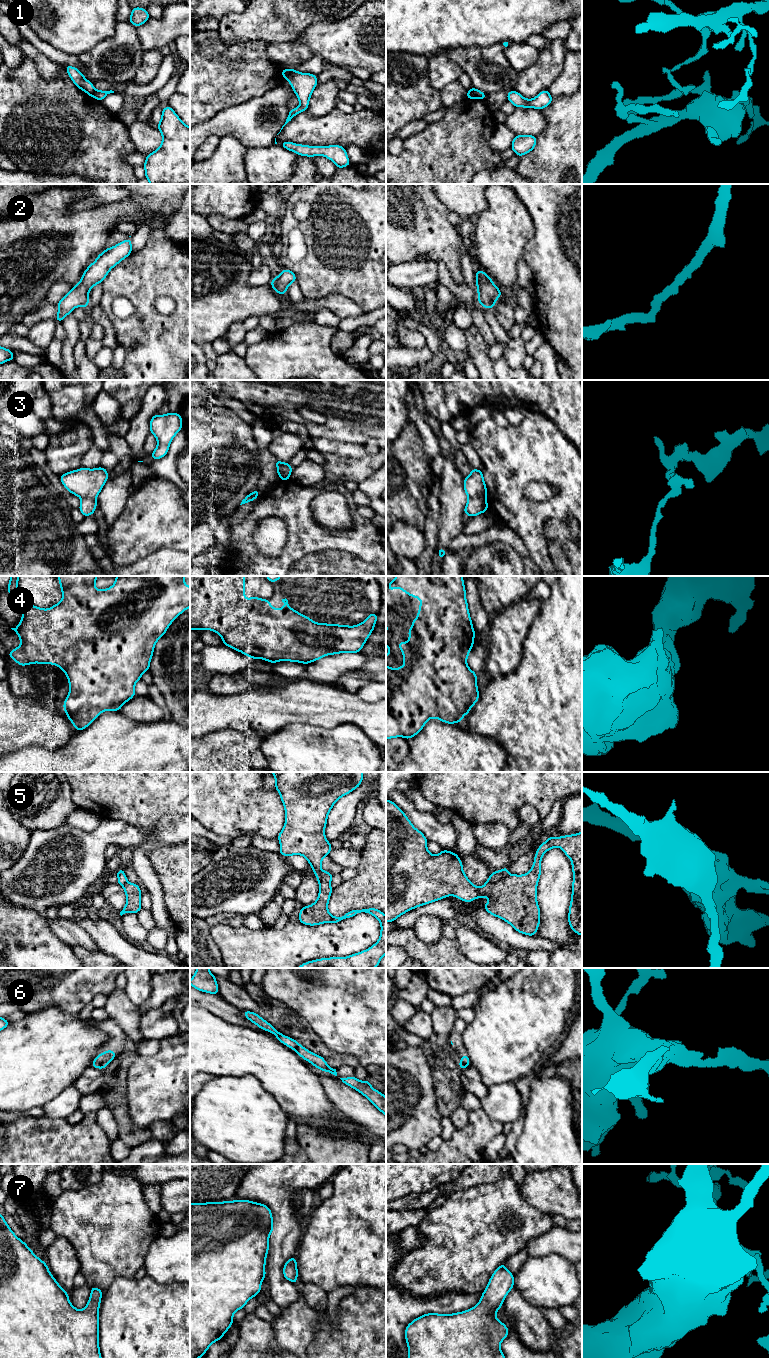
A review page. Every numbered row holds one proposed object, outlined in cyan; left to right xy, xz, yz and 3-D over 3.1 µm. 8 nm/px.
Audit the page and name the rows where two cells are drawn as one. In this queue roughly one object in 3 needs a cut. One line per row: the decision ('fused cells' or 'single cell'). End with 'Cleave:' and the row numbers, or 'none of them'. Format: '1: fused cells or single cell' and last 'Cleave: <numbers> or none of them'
1: fused cells
2: single cell
3: fused cells
4: single cell
5: fused cells
6: single cell
7: single cell
Cleave: 1, 3, 5

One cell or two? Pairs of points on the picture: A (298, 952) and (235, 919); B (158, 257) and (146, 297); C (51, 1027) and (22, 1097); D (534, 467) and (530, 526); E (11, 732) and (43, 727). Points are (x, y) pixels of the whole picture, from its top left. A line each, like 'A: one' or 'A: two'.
A: two
B: one
C: one
D: one
E: one

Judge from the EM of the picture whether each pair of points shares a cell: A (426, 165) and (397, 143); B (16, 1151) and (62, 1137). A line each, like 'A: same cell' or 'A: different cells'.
A: different cells
B: same cell

